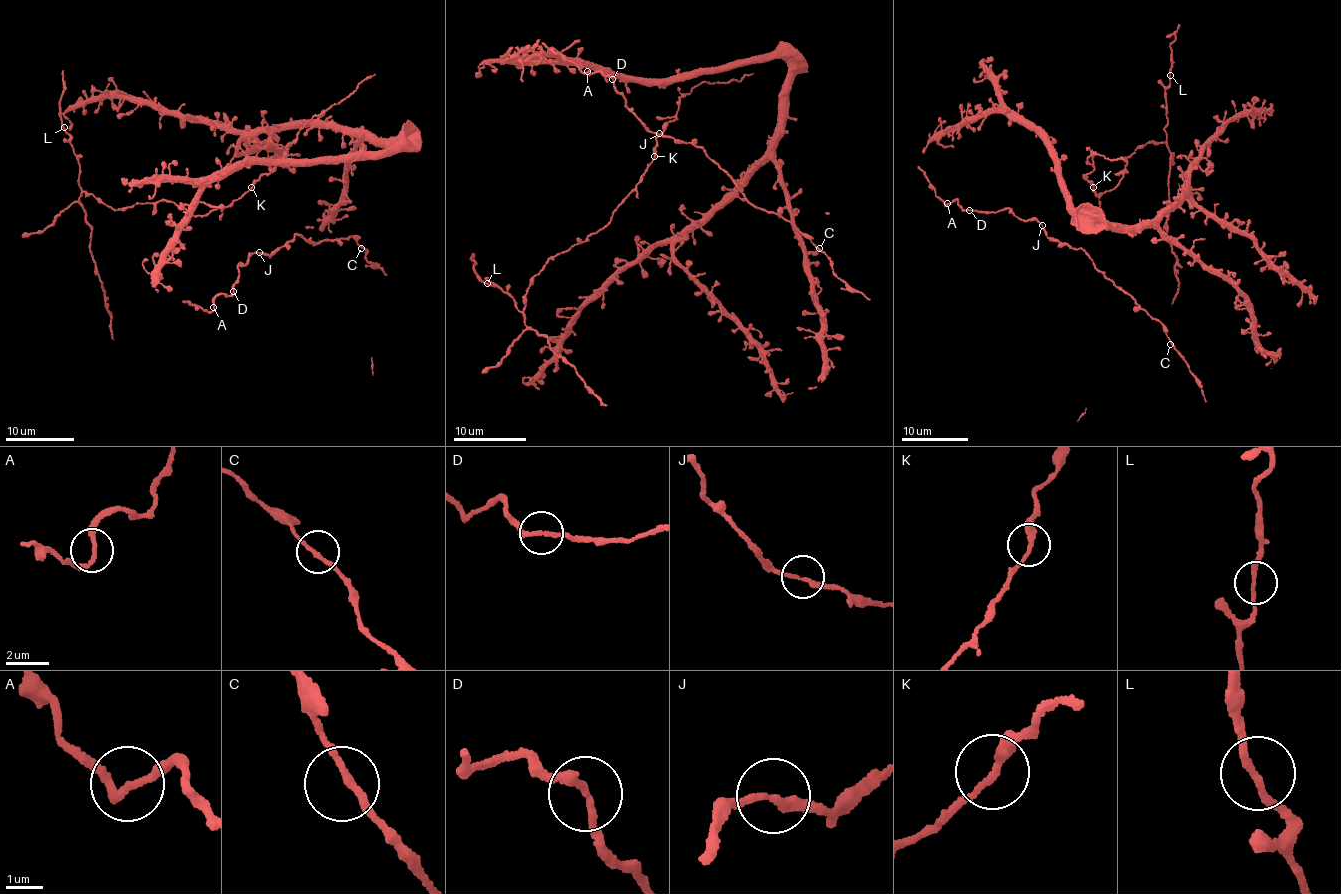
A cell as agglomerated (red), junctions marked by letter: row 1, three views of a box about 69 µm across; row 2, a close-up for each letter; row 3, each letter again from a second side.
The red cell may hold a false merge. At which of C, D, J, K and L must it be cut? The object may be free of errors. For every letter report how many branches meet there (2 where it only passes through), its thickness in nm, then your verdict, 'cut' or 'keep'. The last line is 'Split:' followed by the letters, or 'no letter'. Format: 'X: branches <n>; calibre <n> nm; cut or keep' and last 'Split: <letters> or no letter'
C: branches 2; calibre 180 nm; keep
D: branches 2; calibre 190 nm; keep
J: branches 2; calibre 190 nm; keep
K: branches 2; calibre 200 nm; keep
L: branches 2; calibre 190 nm; keep
Split: no letter

